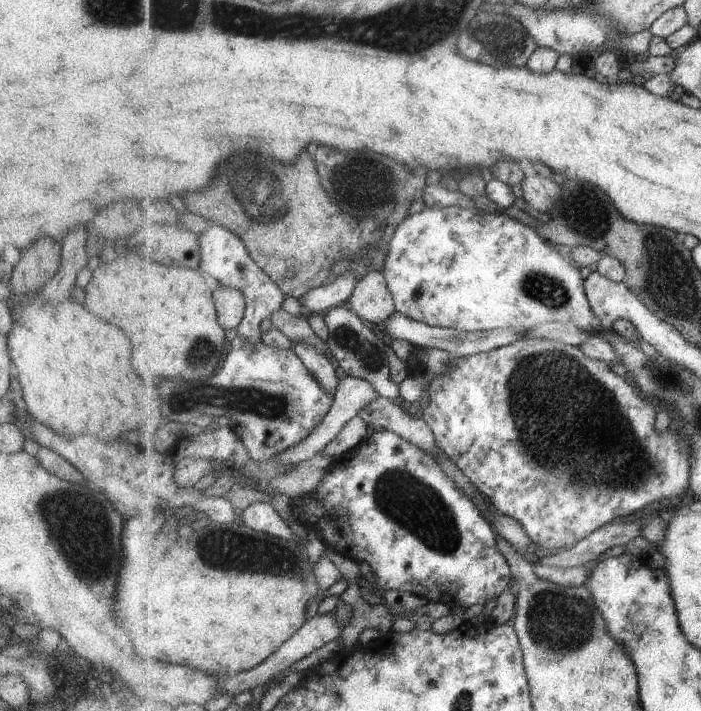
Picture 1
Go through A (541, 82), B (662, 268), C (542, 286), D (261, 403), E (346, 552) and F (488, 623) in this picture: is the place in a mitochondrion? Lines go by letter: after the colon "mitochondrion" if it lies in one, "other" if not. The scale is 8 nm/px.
A: other
B: mitochondrion
C: mitochondrion
D: mitochondrion
E: other
F: other

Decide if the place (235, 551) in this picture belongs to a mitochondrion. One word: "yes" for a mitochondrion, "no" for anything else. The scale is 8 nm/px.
yes

